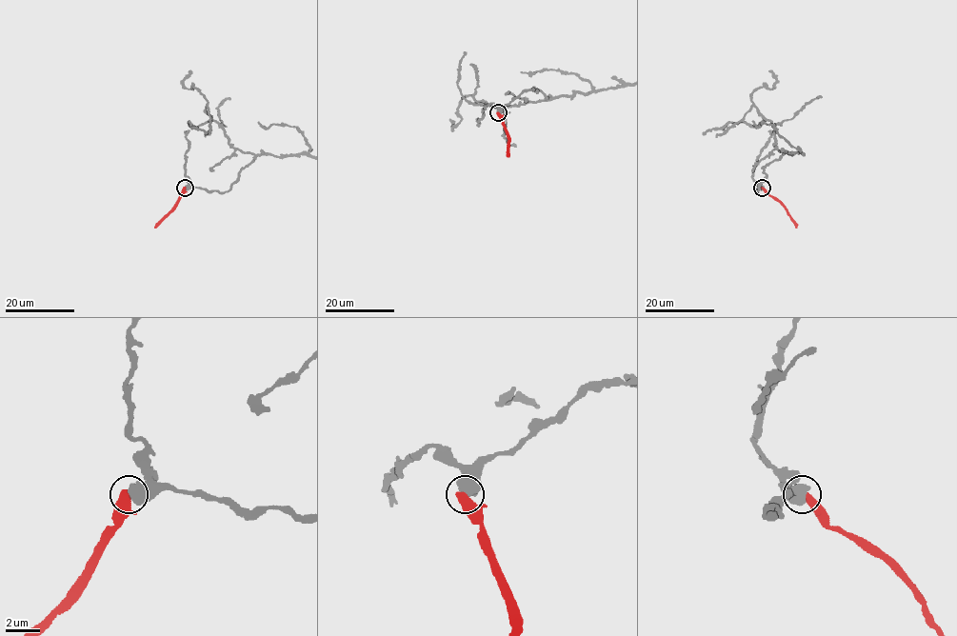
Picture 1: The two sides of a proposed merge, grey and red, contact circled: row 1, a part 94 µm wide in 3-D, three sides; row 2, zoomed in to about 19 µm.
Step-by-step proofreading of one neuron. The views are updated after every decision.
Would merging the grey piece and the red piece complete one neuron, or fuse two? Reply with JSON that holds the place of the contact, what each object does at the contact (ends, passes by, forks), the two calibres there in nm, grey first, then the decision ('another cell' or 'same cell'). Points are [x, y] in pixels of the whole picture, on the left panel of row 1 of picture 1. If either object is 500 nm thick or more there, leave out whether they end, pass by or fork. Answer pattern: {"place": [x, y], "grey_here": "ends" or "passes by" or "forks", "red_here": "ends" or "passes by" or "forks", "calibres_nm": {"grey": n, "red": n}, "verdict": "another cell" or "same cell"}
{"place": [185, 188], "calibres_nm": {"grey": 800, "red": 550}, "verdict": "another cell"}

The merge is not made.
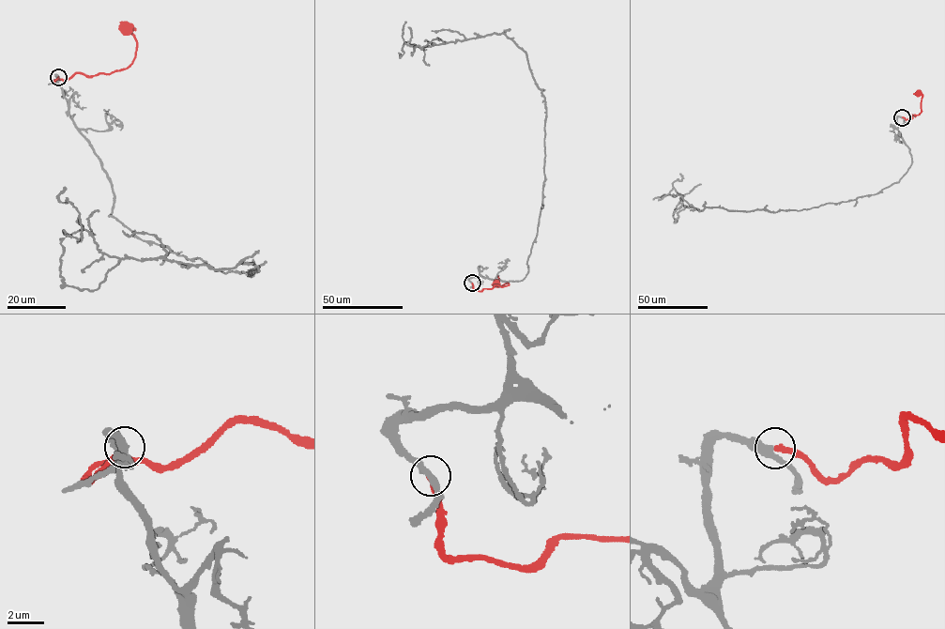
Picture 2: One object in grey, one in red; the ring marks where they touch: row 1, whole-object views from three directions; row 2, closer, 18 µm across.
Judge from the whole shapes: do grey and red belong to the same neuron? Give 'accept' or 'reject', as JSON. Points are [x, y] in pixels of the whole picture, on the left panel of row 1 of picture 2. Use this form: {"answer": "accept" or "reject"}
{"answer": "accept"}

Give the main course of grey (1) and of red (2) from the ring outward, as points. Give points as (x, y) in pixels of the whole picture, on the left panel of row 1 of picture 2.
1: (58, 77), (113, 187), (109, 216), (216, 270), (259, 271), (125, 258), (88, 290), (65, 283), (61, 238)
2: (58, 77), (53, 82), (69, 79), (77, 72), (92, 76), (126, 69), (135, 55), (136, 39), (127, 29)

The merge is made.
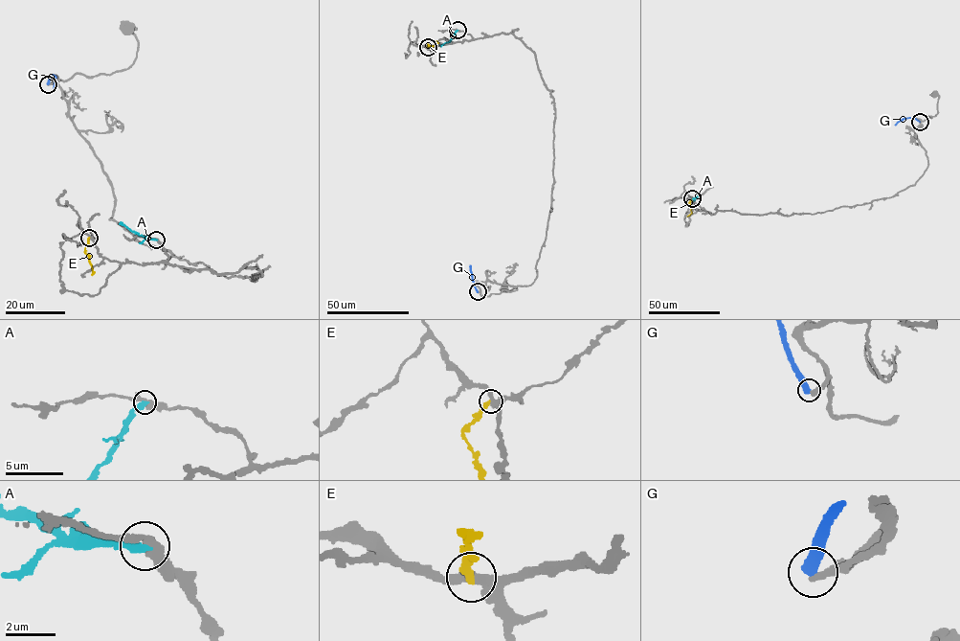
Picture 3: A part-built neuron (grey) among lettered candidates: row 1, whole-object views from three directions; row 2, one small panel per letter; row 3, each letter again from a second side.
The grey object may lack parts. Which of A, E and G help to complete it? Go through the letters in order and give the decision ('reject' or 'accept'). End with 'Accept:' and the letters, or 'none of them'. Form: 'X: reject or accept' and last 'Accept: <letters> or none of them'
A: reject
E: reject
G: reject
Accept: none of them

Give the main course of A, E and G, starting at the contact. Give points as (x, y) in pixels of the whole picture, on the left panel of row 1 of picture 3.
A: (156, 240), (140, 236), (119, 222)
E: (89, 238), (85, 253), (93, 272), (92, 275)
G: (48, 84), (50, 77), (55, 76), (54, 90)

